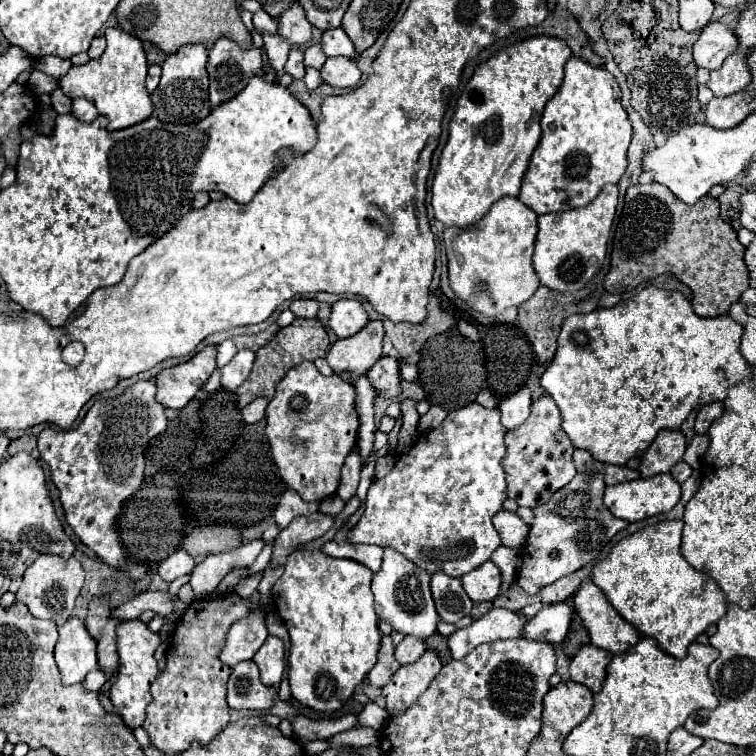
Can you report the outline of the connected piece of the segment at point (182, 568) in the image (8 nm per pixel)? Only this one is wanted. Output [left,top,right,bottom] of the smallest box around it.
[156,549,196,583]

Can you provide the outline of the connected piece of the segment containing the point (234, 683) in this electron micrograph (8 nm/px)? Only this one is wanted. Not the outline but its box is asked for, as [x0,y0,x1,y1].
[228,661,276,709]

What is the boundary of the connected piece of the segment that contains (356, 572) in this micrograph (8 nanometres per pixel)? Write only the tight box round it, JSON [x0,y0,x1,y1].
[272,549,382,713]

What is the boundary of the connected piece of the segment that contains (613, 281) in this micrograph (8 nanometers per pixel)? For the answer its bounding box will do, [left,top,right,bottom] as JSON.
[604,185,750,317]

